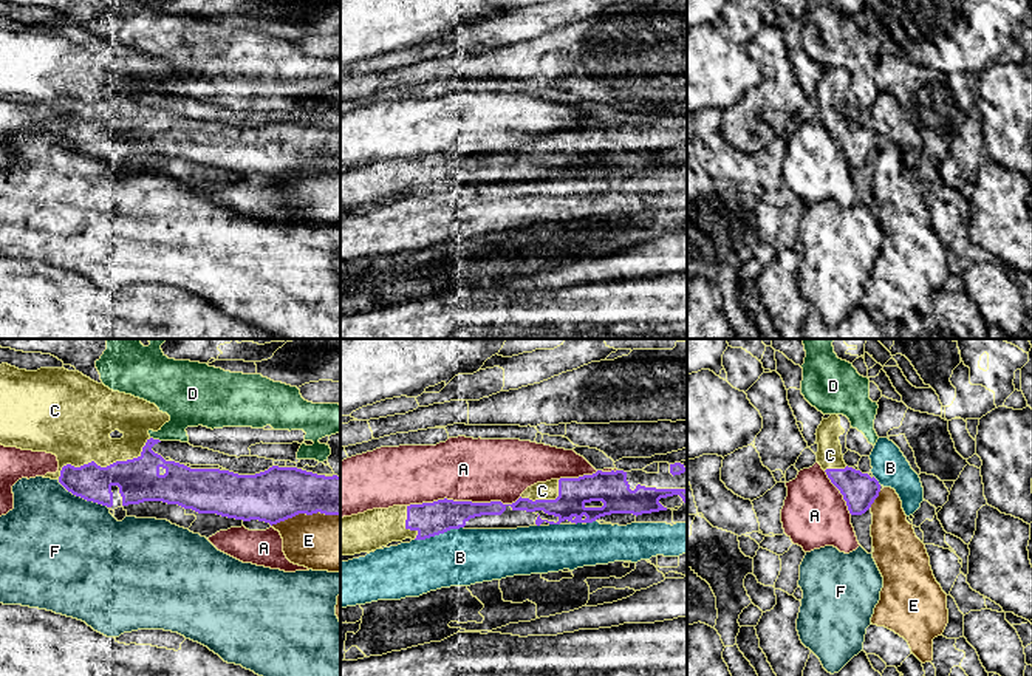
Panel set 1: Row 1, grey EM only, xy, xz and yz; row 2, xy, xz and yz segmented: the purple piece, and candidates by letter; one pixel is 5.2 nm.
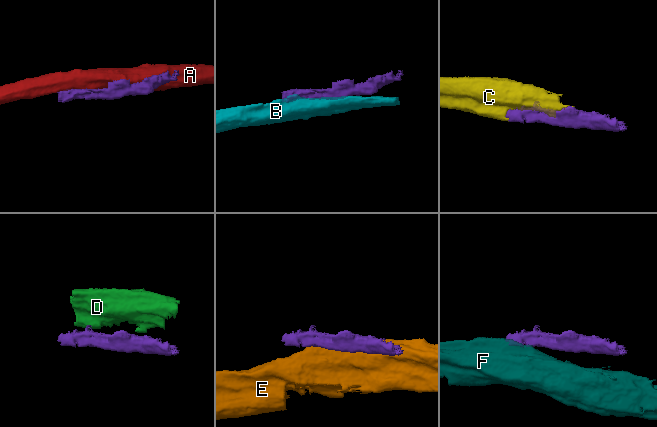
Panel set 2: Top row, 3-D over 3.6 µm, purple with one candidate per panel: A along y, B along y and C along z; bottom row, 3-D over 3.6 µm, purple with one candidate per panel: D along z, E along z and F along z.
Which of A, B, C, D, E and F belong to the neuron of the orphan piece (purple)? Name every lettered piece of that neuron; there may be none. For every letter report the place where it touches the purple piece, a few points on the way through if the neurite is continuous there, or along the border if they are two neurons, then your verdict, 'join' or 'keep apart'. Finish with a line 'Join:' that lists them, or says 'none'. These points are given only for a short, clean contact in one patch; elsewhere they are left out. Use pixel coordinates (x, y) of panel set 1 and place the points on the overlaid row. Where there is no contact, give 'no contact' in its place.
A: meets purple in xz at (463, 501); keep apart
B: meets purple in xz at (438, 534); keep apart
C: meets purple in xy at (102, 467); join
D: meets purple in xy at (155, 440); border along xy (150, 437), (160, 441); keep apart
E: meets purple in xy at (305, 512); keep apart
F: meets purple in xy at (82, 497); border along xy (58, 480), (73, 494), (107, 508); keep apart
Join: C

